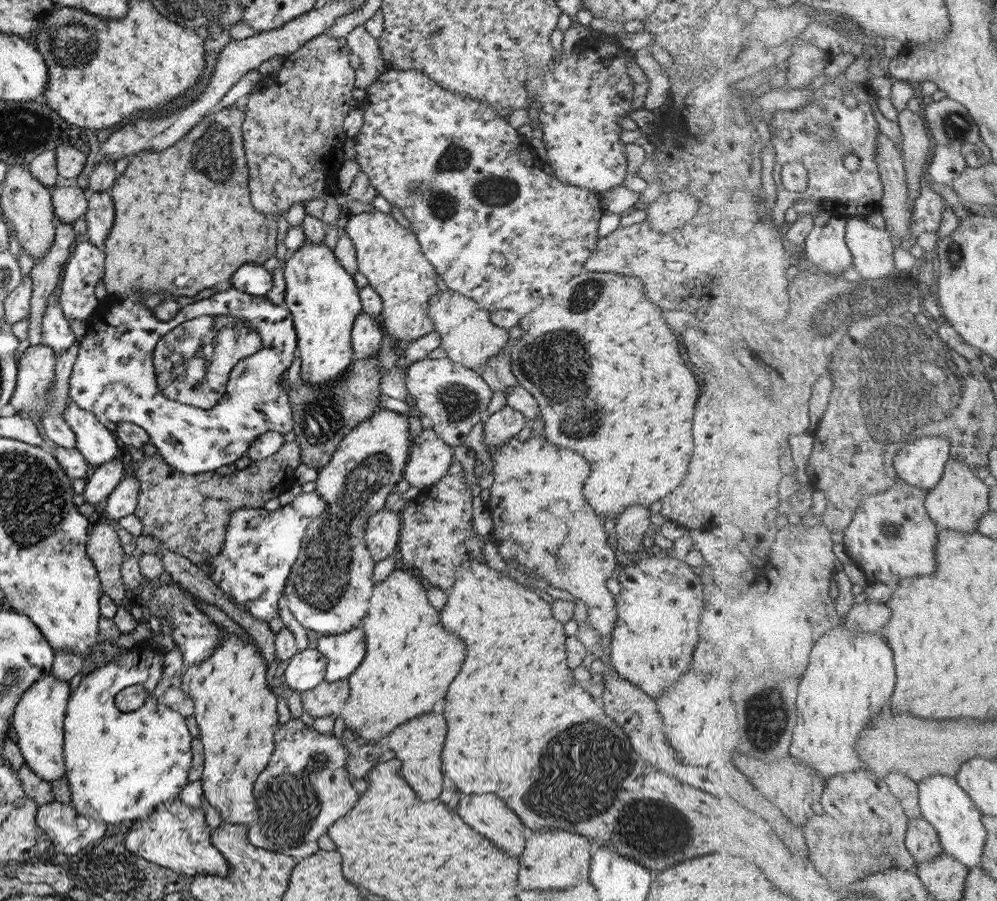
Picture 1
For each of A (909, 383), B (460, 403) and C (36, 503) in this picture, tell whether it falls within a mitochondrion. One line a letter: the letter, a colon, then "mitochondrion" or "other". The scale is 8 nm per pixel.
A: mitochondrion
B: mitochondrion
C: mitochondrion

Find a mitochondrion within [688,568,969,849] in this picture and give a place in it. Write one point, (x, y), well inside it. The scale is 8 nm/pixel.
(765, 707)

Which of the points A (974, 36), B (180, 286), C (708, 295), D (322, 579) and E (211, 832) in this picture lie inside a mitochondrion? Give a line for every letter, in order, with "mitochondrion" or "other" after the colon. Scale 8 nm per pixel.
A: other
B: other
C: other
D: mitochondrion
E: other

